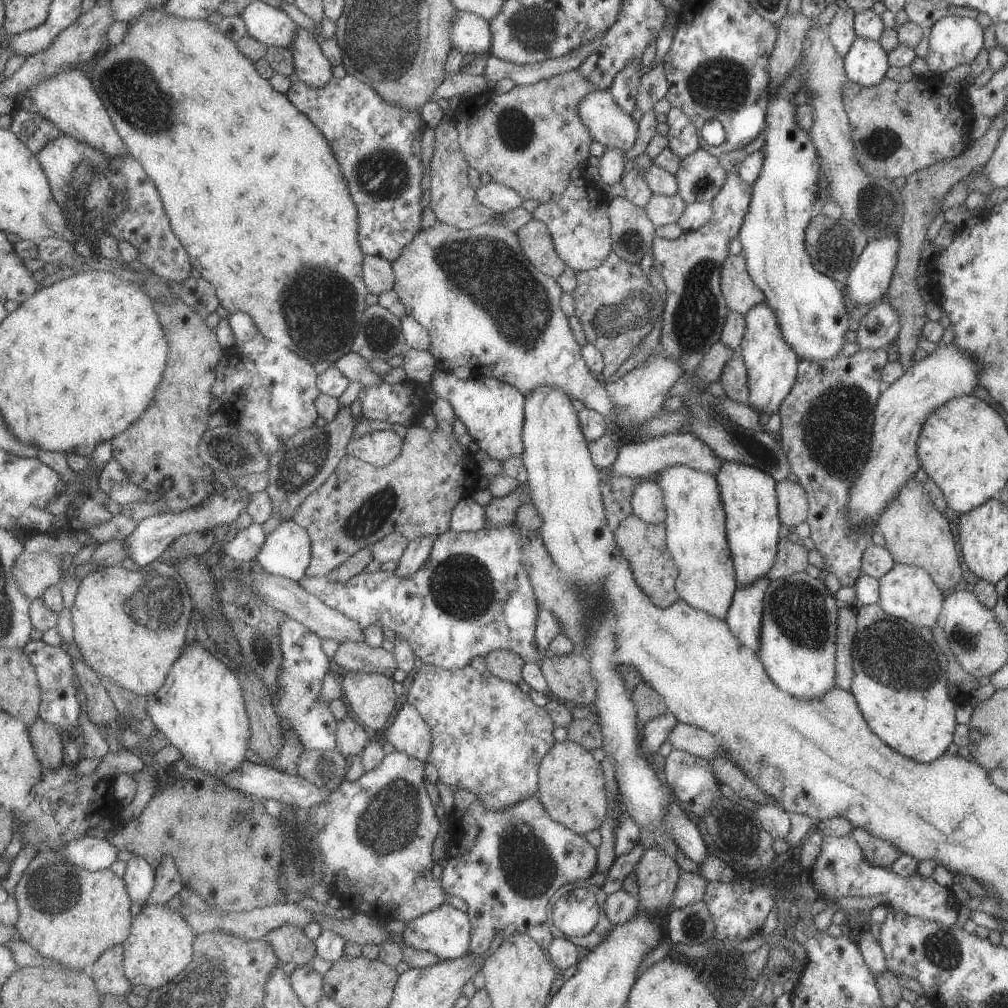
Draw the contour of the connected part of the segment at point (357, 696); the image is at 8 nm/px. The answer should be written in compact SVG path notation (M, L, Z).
M346 672L340 678L343 695L349 701L355 716L370 731L383 730L397 708L395 680L385 674Z

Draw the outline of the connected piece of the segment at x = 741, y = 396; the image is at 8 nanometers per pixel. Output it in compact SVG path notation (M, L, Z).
M739 352L734 353L725 362L719 382L730 400L735 400L740 404L748 404L747 372Z

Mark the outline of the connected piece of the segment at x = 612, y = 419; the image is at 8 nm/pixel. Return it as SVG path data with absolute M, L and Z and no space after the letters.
M435 221L431 228L423 228L405 248L401 258L392 264L397 276L395 291L403 300L407 315L413 316L429 332L428 352L435 358L438 369L452 371L456 367L466 366L472 375L490 377L509 384L523 396L533 391L533 388L557 388L565 396L597 412L606 420L611 432L623 430L633 440L677 433L682 425L687 425L691 414L687 404L682 404L675 412L659 410L641 426L619 424L617 406L613 406L613 400L609 398L602 379L585 367L580 347L568 326L568 318L560 310L561 288L555 279L540 274L525 259L517 236L506 226L488 223L460 230Z

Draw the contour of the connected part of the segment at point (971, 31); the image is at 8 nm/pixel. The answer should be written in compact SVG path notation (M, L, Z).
M945 16L927 31L929 48L925 64L929 72L941 75L971 63L983 46L983 29L975 19Z

